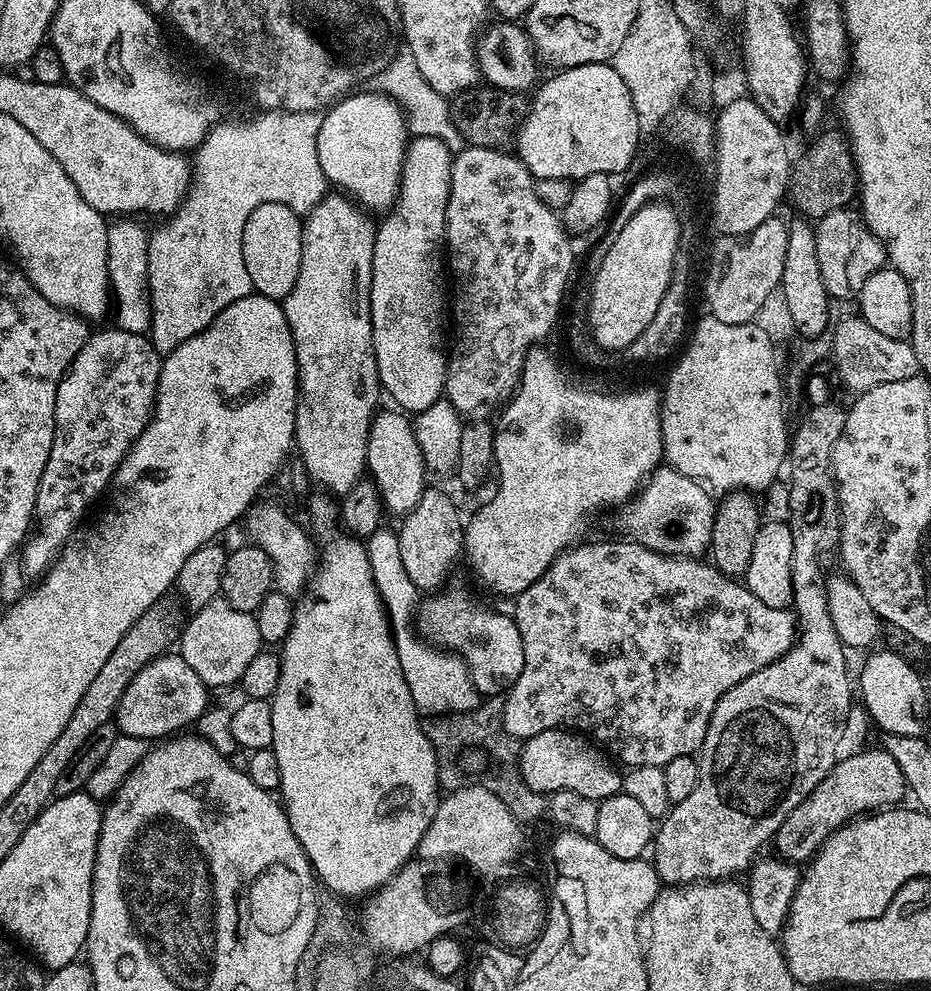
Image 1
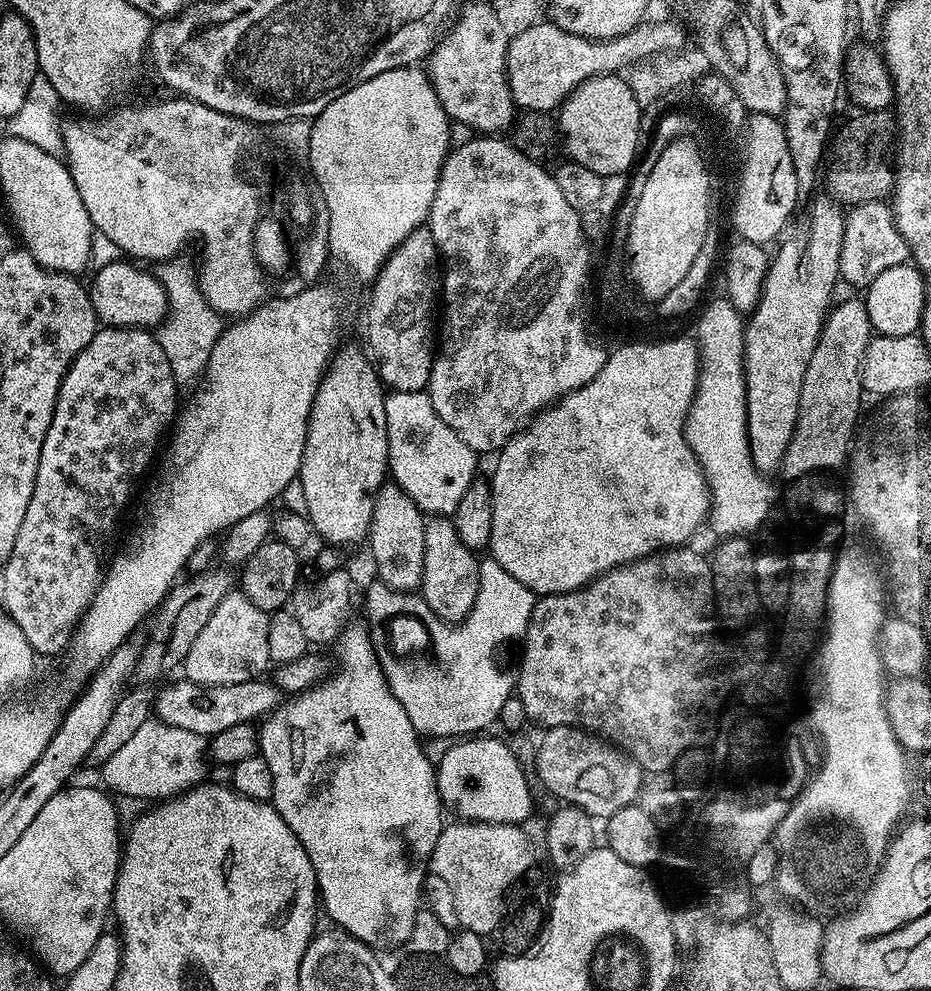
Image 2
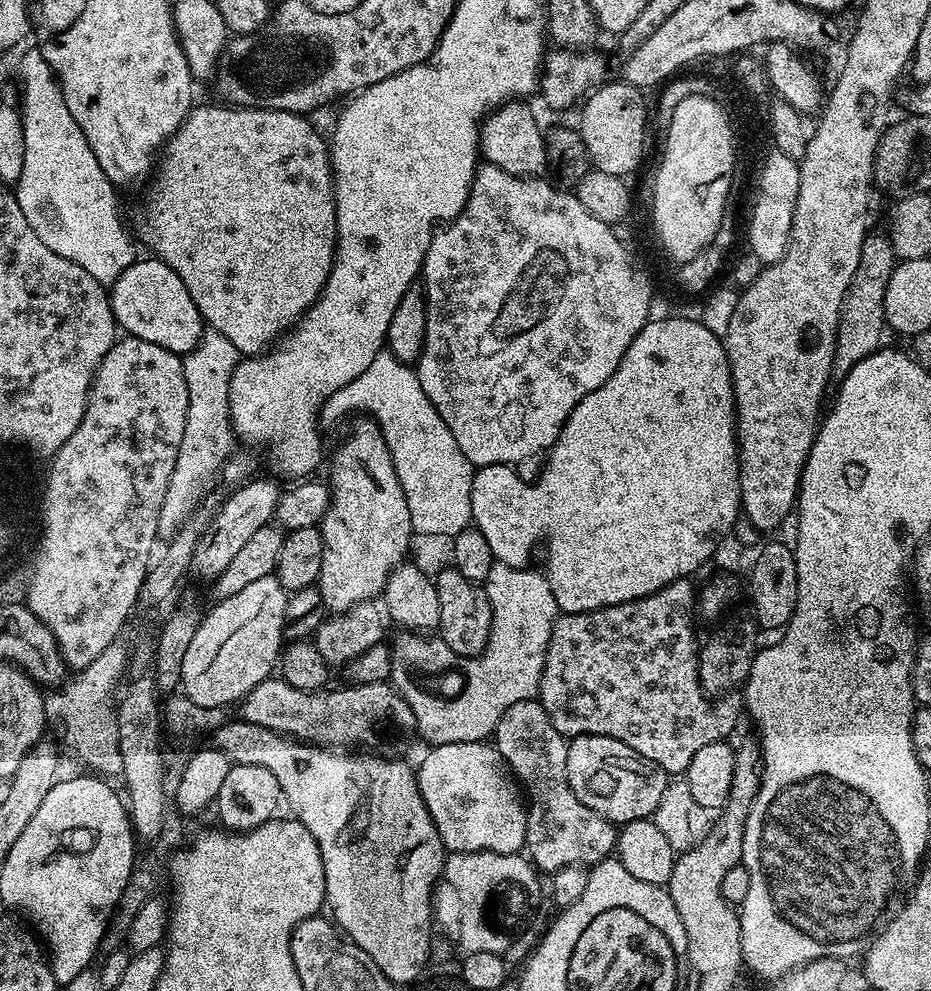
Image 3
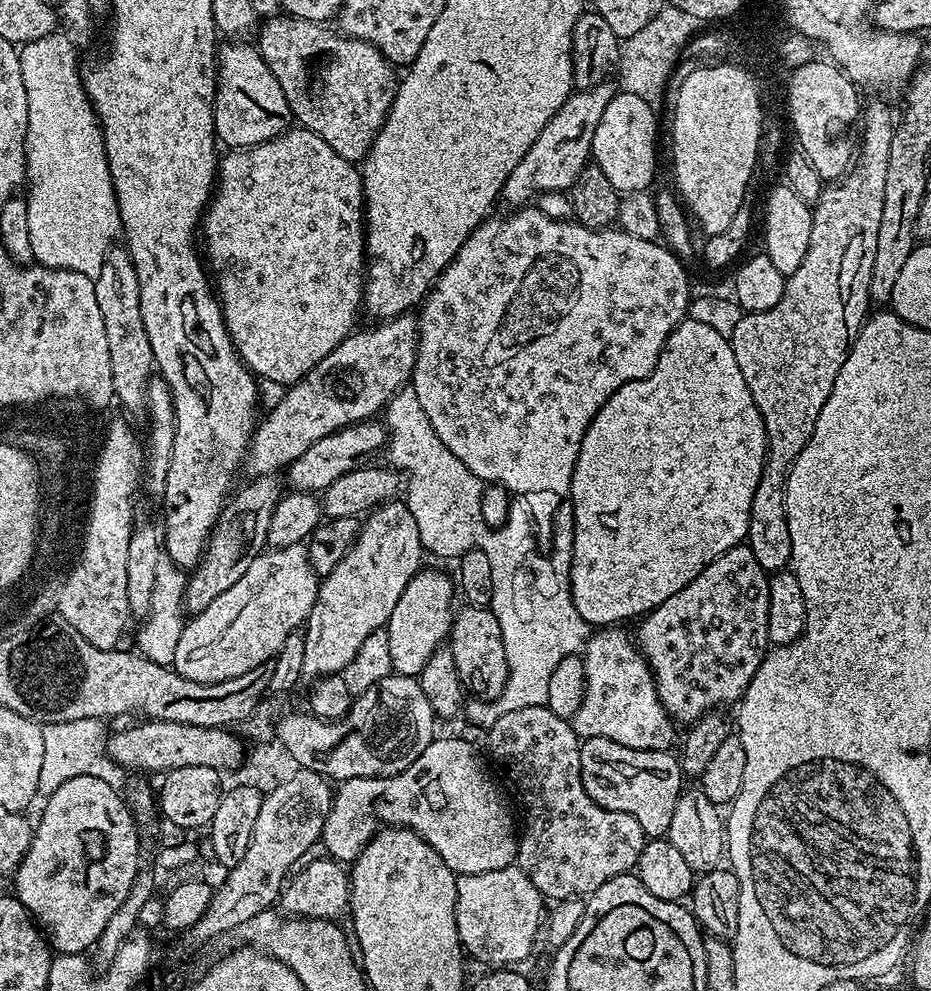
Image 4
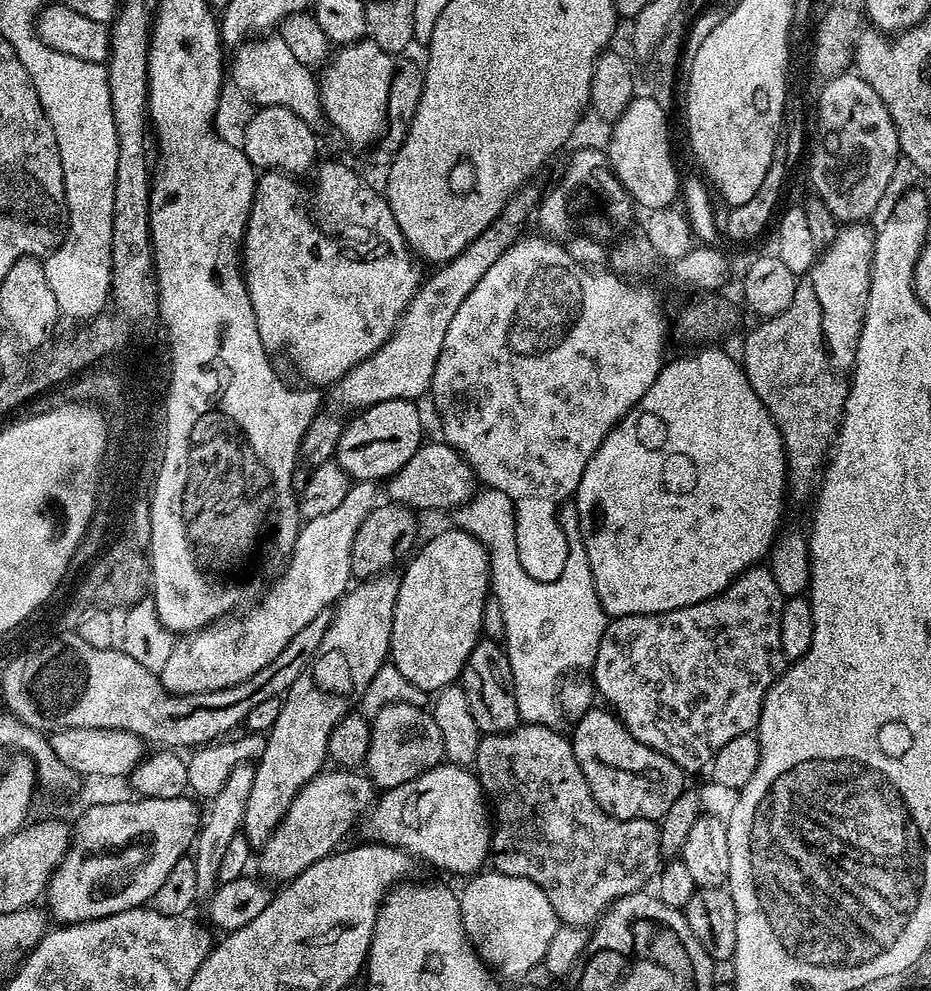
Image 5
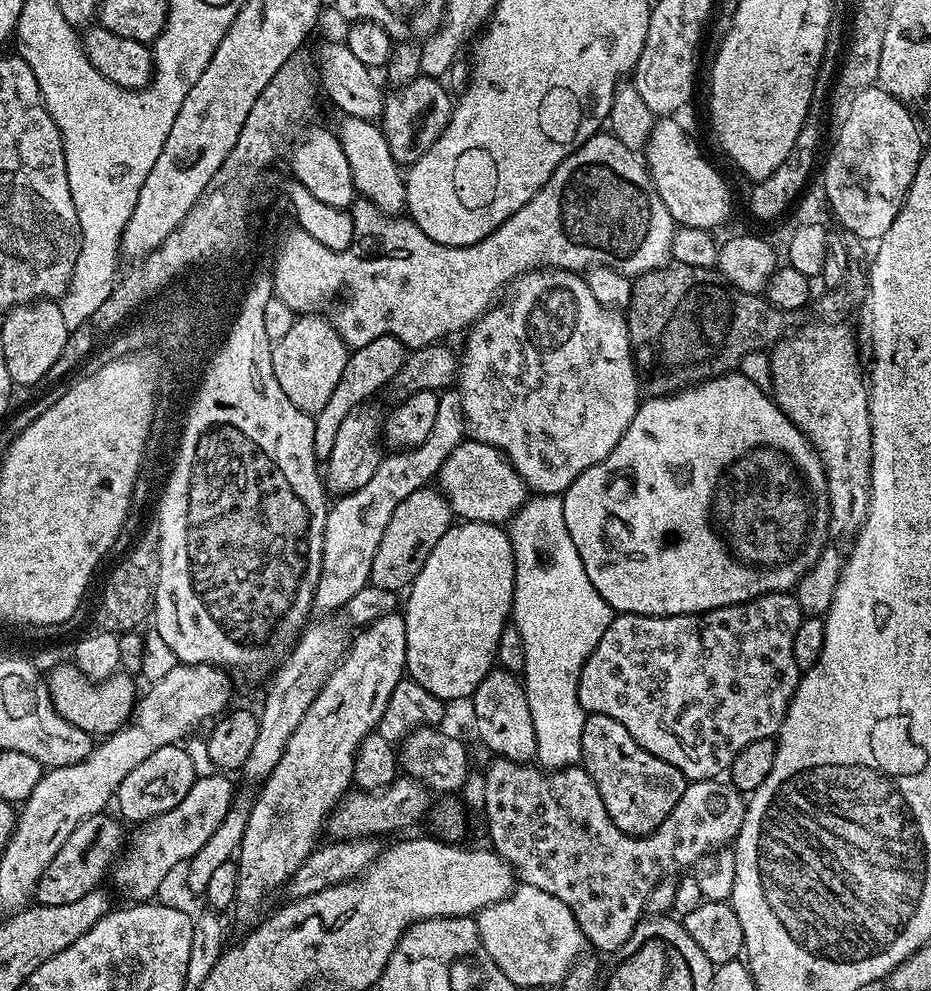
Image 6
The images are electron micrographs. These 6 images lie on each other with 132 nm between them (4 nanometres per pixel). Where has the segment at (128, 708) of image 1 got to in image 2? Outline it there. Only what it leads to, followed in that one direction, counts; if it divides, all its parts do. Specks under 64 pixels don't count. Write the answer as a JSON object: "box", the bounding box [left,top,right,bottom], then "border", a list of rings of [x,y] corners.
{"box":[154,678,282,738],"border":[[[187,678],[179,679],[173,684],[165,683],[163,685],[165,688],[161,687],[157,691],[154,705],[155,719],[170,726],[178,726],[178,730],[194,730],[194,734],[205,738],[217,736],[222,730],[230,730],[230,726],[259,721],[267,717],[282,700],[280,689],[264,678],[226,685],[196,684]]]}

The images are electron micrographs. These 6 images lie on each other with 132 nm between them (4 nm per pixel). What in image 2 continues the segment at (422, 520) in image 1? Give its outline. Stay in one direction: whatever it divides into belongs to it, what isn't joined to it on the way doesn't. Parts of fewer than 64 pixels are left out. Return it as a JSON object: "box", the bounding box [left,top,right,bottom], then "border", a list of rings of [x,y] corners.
{"box":[418,515,481,624],"border":[[[433,515],[425,523],[425,549],[422,559],[422,578],[418,589],[423,596],[424,604],[434,610],[437,620],[448,624],[461,624],[478,598],[480,585],[481,561],[476,560],[477,553],[458,538],[458,530],[447,515]]]}

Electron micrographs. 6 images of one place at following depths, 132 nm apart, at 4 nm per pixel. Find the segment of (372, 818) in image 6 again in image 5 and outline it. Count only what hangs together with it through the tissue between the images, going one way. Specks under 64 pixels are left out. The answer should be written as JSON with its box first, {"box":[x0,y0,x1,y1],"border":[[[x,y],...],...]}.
{"box":[254,770,378,881],"border":[[[321,770],[313,780],[306,782],[306,786],[302,786],[302,790],[298,790],[282,822],[278,822],[268,841],[259,845],[254,864],[260,867],[259,875],[265,881],[290,881],[302,874],[306,866],[314,866],[314,862],[337,851],[345,843],[344,835],[355,826],[356,819],[358,824],[377,799],[378,789],[367,775],[356,770],[328,771]]]}

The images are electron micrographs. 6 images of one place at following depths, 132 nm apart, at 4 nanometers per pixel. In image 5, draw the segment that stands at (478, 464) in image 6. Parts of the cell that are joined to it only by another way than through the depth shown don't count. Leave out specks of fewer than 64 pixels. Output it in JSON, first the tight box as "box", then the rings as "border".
{"box":[387,443,478,510],"border":[[[421,443],[420,449],[392,476],[387,477],[387,499],[393,504],[404,505],[413,510],[420,508],[449,508],[455,510],[461,504],[468,503],[478,491],[478,479],[467,460],[451,448],[449,444]]]}

